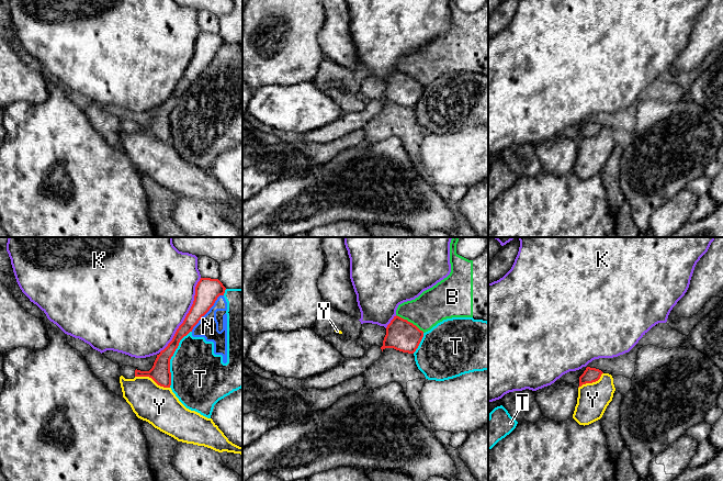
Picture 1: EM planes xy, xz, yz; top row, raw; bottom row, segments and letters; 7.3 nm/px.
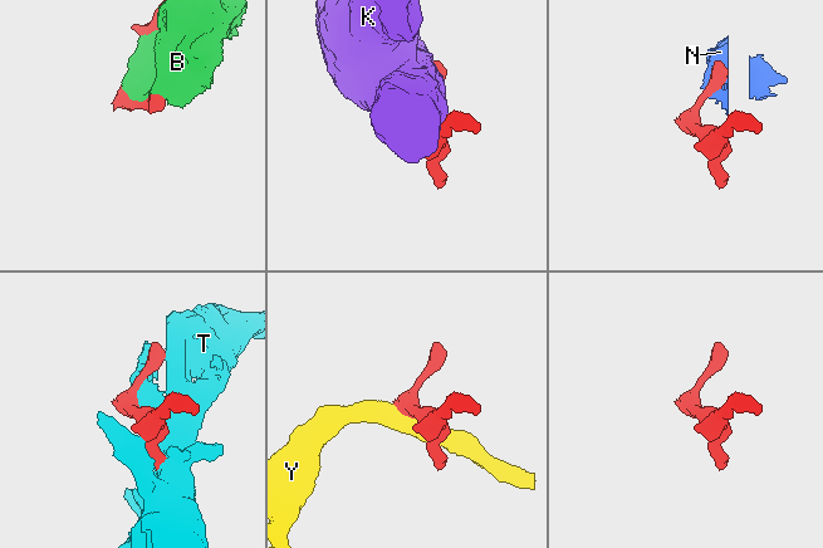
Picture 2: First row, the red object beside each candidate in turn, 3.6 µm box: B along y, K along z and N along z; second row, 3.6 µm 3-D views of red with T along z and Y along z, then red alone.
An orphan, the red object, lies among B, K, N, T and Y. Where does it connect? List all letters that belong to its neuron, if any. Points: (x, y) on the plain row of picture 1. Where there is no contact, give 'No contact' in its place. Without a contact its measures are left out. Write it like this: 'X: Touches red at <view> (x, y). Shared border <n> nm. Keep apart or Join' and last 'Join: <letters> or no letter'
B: Touches red at xz (409, 76). Shared border 240 nm. Keep apart
K: Touches red at xy (187, 69). Shared border 600 nm. Keep apart
N: Touches red at xy (207, 65). Shared border 360 nm. Keep apart
T: Touches red at xy (170, 112). Shared border 440 nm. Keep apart
Y: Touches red at xy (153, 133). Shared border 280 nm. Keep apart
Join: no letter

